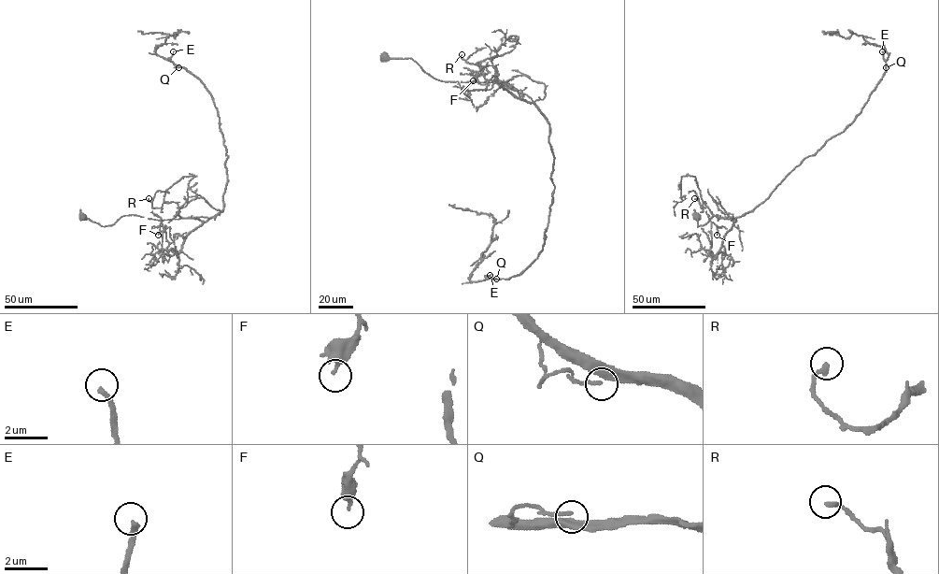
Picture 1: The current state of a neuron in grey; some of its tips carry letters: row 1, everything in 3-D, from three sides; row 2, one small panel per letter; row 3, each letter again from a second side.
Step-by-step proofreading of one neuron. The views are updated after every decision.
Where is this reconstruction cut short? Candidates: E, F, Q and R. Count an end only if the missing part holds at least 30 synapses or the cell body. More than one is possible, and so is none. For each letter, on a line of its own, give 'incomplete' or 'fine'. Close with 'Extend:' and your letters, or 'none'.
E: incomplete
F: fine
Q: fine
R: fine
Extend: E

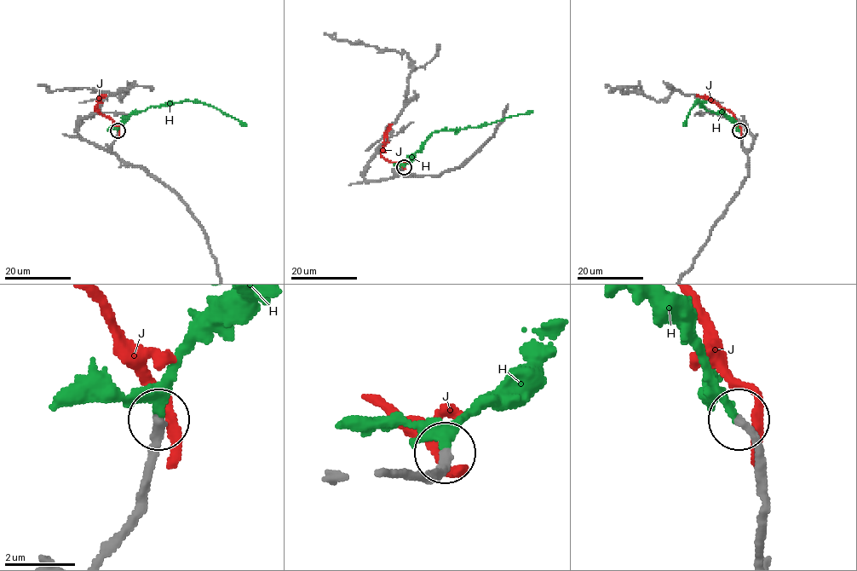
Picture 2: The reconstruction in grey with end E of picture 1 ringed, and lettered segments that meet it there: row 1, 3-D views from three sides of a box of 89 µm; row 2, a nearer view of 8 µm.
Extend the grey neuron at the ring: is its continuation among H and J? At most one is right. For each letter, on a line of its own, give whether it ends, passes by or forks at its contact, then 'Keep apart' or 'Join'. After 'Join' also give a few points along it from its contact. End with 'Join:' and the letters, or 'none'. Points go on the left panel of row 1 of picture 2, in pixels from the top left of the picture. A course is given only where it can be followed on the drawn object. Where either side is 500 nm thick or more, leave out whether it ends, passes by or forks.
H: It forks there. Join. Its course: (117, 131), (118, 126), (131, 113), (183, 100), (198, 101), (220, 109), (247, 126)
J: It ends there. Keep apart
Join: H

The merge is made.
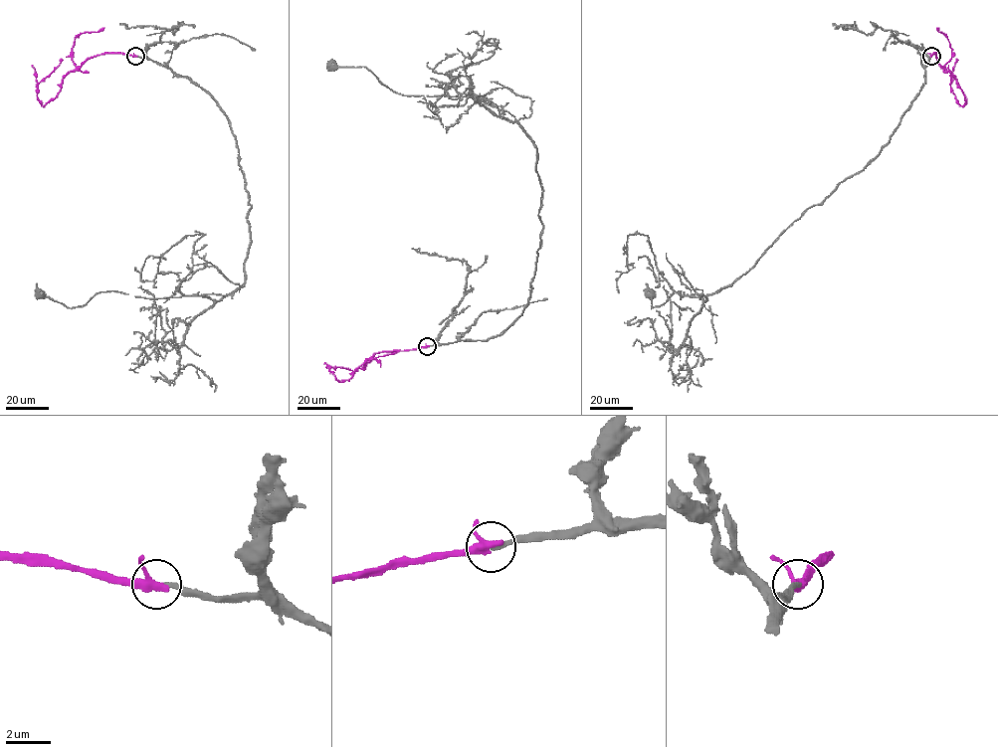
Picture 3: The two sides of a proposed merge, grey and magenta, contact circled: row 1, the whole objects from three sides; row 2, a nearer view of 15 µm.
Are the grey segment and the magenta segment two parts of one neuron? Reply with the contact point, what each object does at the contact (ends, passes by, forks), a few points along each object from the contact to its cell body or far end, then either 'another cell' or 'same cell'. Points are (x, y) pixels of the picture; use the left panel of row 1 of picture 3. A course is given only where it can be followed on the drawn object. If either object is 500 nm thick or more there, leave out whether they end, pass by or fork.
place (135, 56); grey ends; magenta passes by; course grey (135, 56), (186, 76), (226, 116), (251, 206), (245, 281), (223, 295), (98, 292), (72, 307), (39, 295); course magenta (135, 56), (102, 53), (89, 58), (64, 78), (57, 95), (43, 106), (37, 96), (37, 85), (63, 60); same cell

